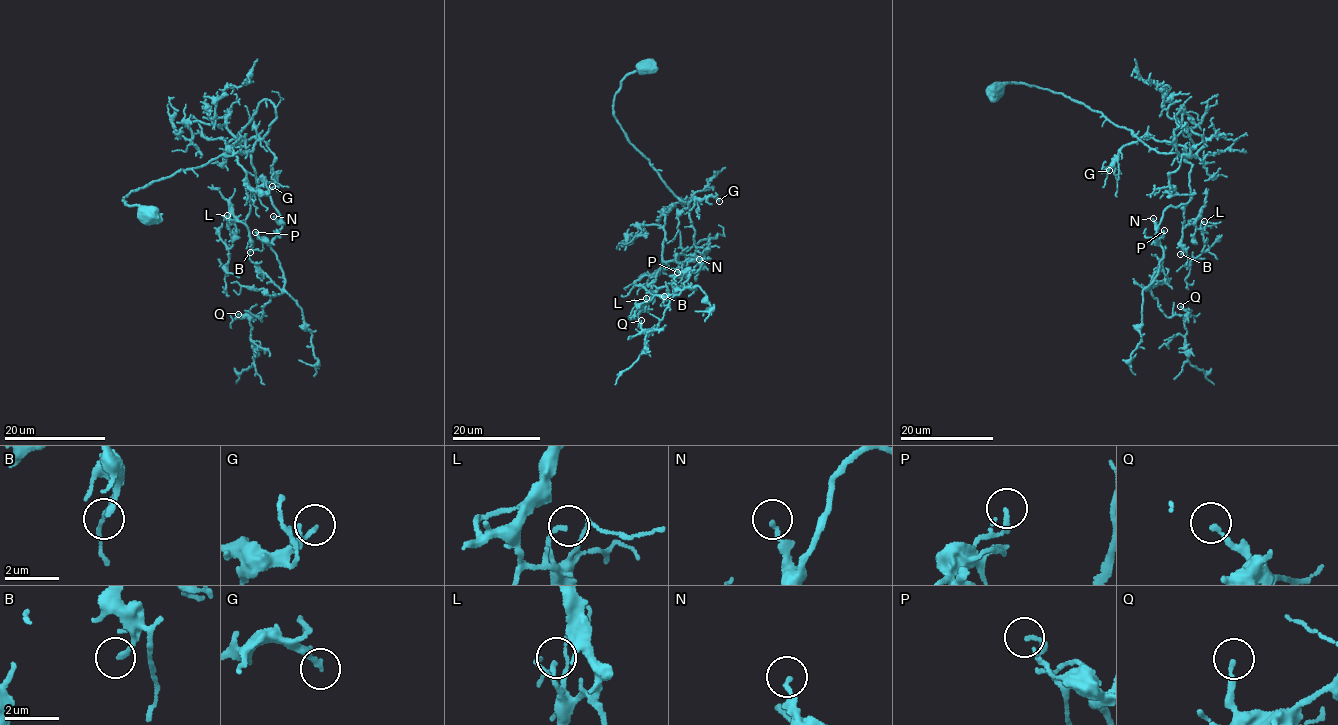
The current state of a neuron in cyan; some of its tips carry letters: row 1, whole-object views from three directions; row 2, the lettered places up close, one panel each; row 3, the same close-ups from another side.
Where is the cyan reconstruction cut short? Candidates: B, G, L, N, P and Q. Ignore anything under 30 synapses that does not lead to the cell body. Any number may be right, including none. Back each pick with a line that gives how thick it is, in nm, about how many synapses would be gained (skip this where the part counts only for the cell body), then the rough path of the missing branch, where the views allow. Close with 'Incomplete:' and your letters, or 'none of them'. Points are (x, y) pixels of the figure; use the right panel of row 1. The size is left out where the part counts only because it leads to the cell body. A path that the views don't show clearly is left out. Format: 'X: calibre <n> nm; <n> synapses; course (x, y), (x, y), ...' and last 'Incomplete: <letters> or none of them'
Incomplete: none of them

